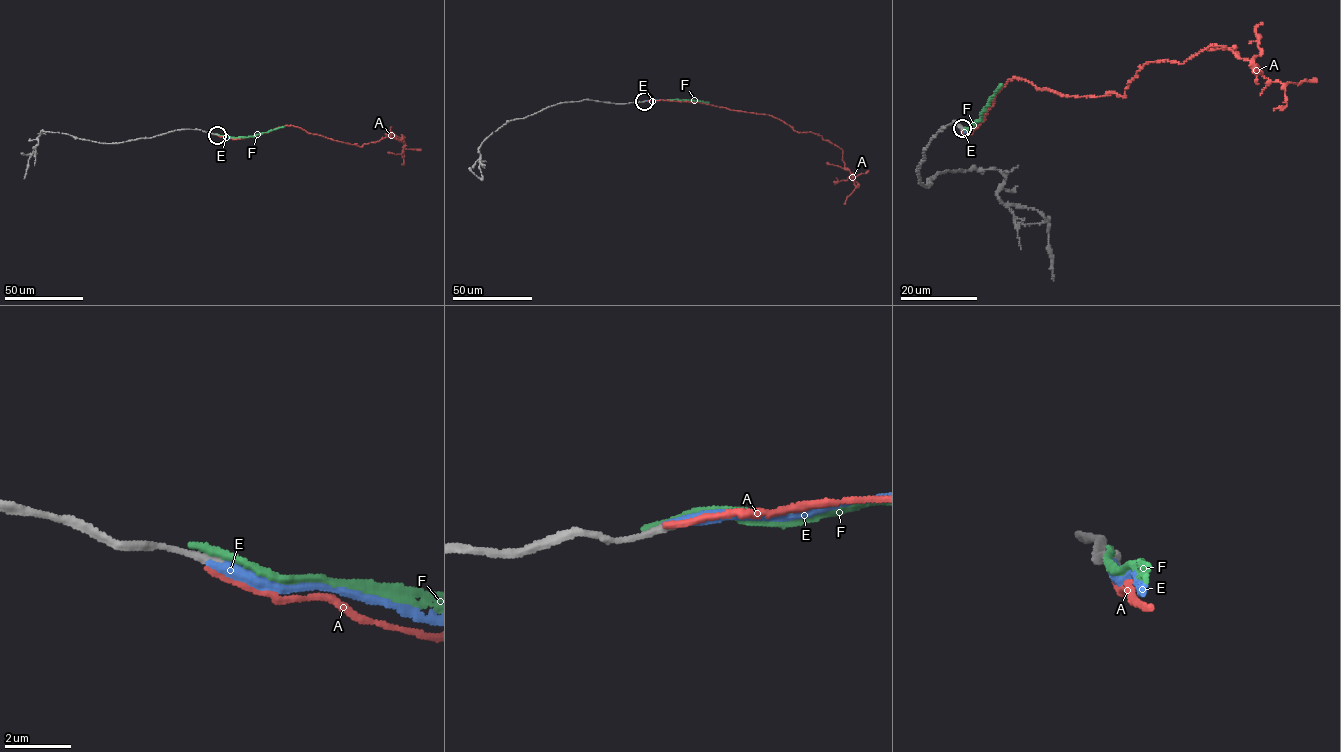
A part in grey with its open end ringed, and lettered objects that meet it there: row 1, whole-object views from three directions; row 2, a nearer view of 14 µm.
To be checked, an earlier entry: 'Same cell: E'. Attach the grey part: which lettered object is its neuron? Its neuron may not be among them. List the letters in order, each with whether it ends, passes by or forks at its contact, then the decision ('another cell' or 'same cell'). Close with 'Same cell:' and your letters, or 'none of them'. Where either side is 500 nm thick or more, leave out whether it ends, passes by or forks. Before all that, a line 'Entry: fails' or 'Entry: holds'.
Entry: holds
A: it ends there; another cell
E: it ends there; same cell
F: it ends there; another cell
Same cell: E

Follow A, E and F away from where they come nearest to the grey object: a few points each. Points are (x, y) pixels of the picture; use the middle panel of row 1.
A: (644, 101), (697, 102), (771, 115), (795, 131), (821, 135), (841, 149), (845, 167), (856, 186), (843, 204)
E: (644, 101), (663, 99)
F: (644, 101), (685, 100), (708, 103)

